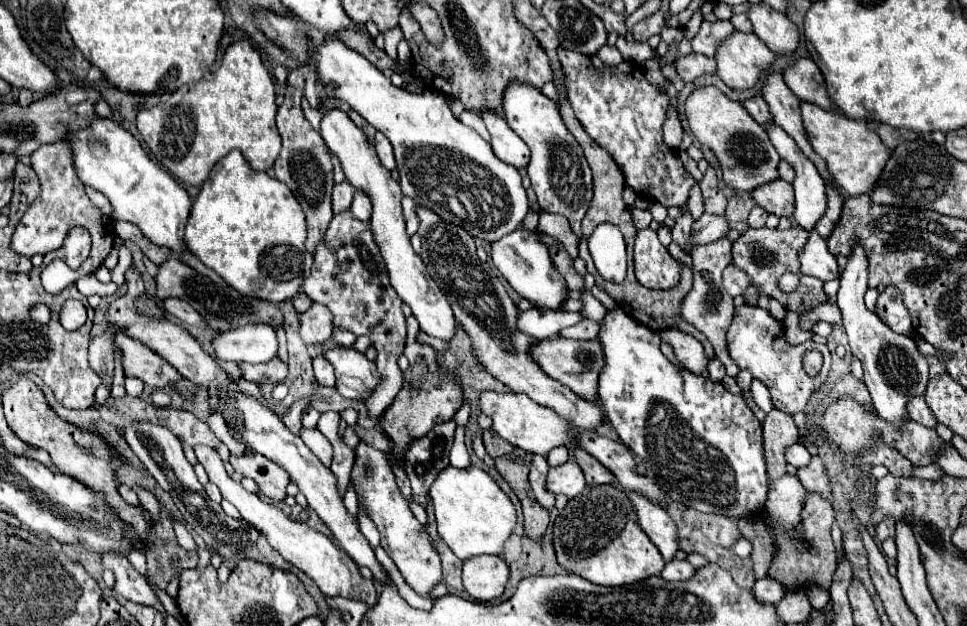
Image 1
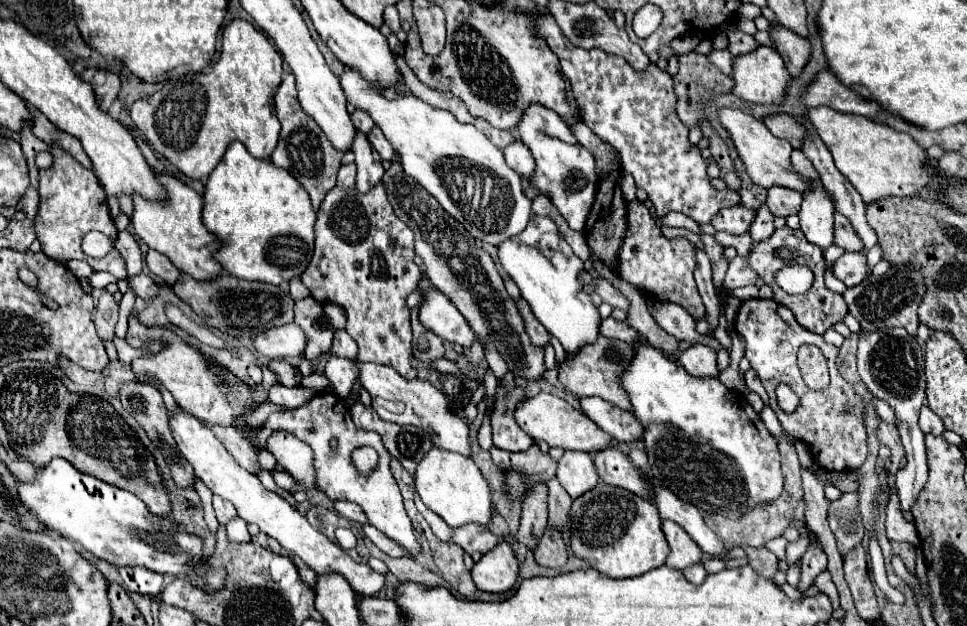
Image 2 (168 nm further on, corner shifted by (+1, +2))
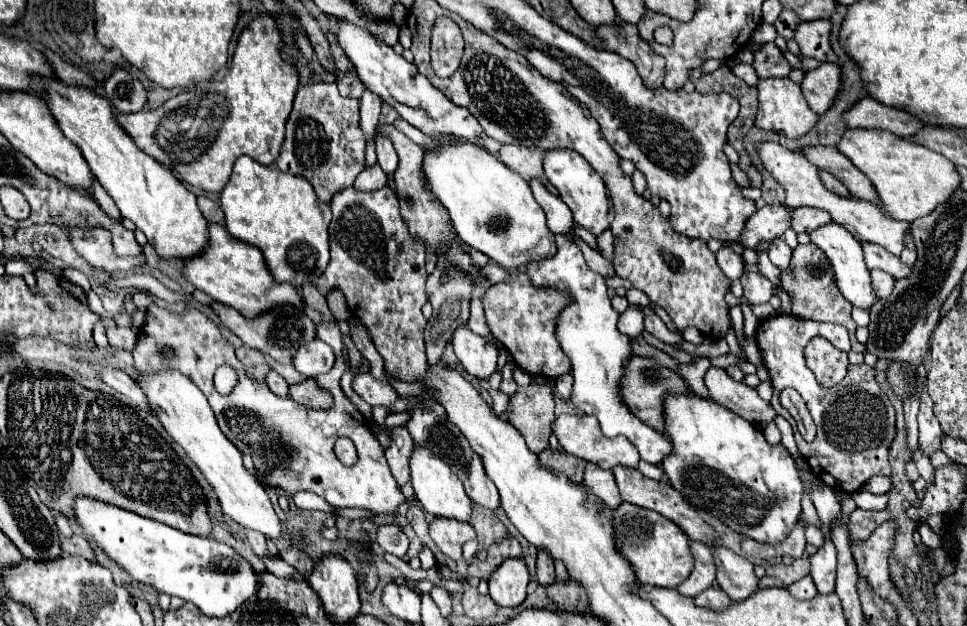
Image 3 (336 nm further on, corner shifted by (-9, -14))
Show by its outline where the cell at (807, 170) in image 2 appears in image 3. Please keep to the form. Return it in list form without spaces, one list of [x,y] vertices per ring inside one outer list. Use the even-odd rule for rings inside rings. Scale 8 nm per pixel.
[[[820,170],[820,180],[822,180],[822,184],[824,184],[830,192],[834,192],[834,194],[838,194],[838,196],[848,196],[848,194],[850,194],[840,180],[836,180],[832,174],[828,174],[828,172],[824,172],[824,170]]]

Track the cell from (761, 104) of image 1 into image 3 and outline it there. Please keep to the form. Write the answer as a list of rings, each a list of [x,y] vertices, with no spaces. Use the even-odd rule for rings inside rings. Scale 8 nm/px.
[[[816,146],[816,148],[802,148],[802,154],[818,168],[826,170],[832,176],[836,176],[854,198],[868,200],[874,204],[880,204],[870,180],[846,158],[842,156],[834,146]]]

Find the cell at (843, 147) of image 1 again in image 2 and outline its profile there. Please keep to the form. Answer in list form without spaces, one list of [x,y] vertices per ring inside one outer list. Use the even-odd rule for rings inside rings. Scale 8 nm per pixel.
[[[810,108],[808,120],[832,152],[836,168],[860,192],[866,204],[890,196],[918,196],[928,184],[928,156],[910,134],[856,114],[840,114],[832,108]]]

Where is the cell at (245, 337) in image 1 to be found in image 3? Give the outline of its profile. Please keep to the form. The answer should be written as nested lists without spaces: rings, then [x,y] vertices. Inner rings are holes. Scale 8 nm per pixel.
[[[318,338],[300,346],[298,352],[292,356],[292,366],[308,378],[328,372],[332,368],[332,364],[334,364],[332,348]]]

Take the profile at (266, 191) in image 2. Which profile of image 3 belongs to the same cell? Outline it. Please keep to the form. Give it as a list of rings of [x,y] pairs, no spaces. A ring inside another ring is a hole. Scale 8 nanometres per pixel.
[[[240,156],[234,164],[230,182],[220,194],[220,206],[228,234],[260,248],[276,284],[288,282],[300,288],[302,284],[314,282],[326,270],[330,260],[328,224],[332,212],[316,198],[308,180]]]

